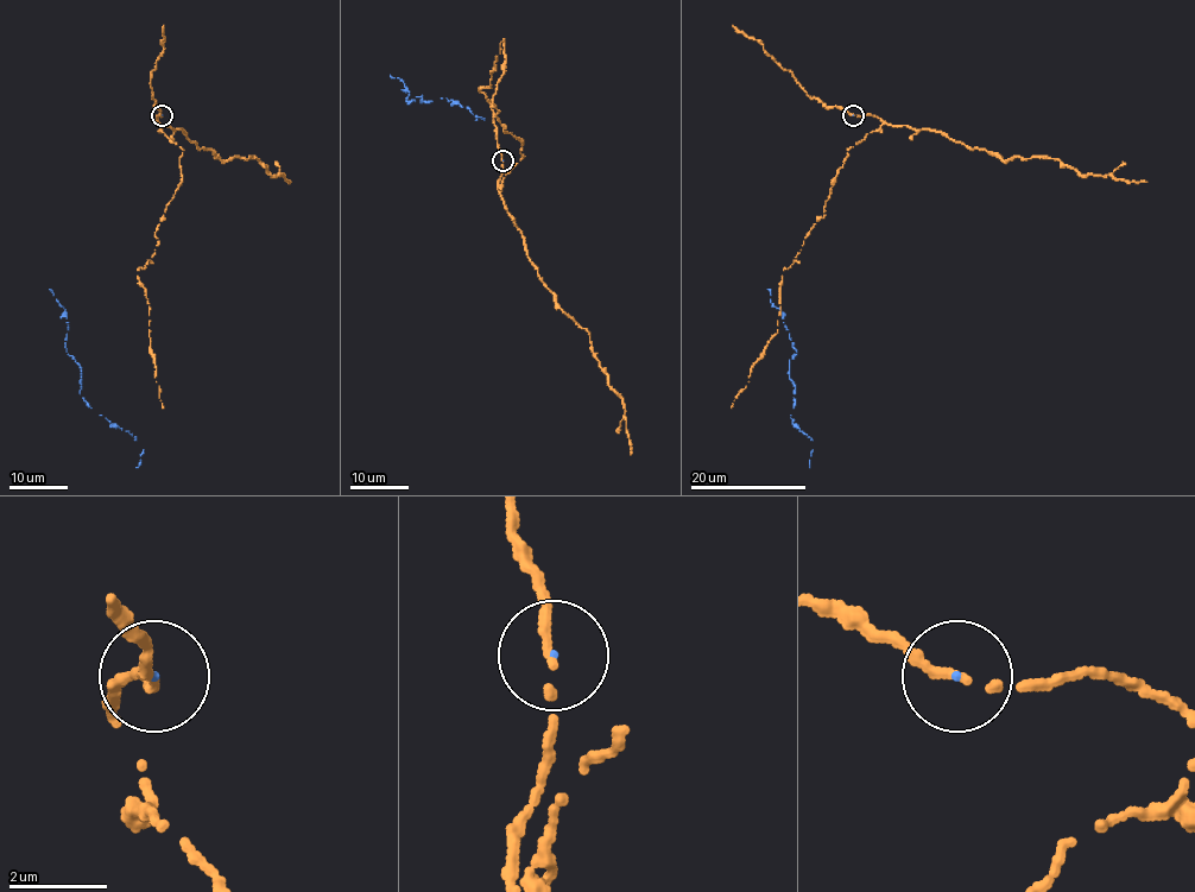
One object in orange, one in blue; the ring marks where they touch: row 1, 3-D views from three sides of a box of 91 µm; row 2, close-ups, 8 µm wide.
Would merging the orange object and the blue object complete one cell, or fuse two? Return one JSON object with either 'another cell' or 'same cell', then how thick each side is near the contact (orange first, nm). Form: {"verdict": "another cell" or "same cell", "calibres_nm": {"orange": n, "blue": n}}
{"verdict": "another cell", "calibres_nm": {"orange": 170, "blue": 50}}

